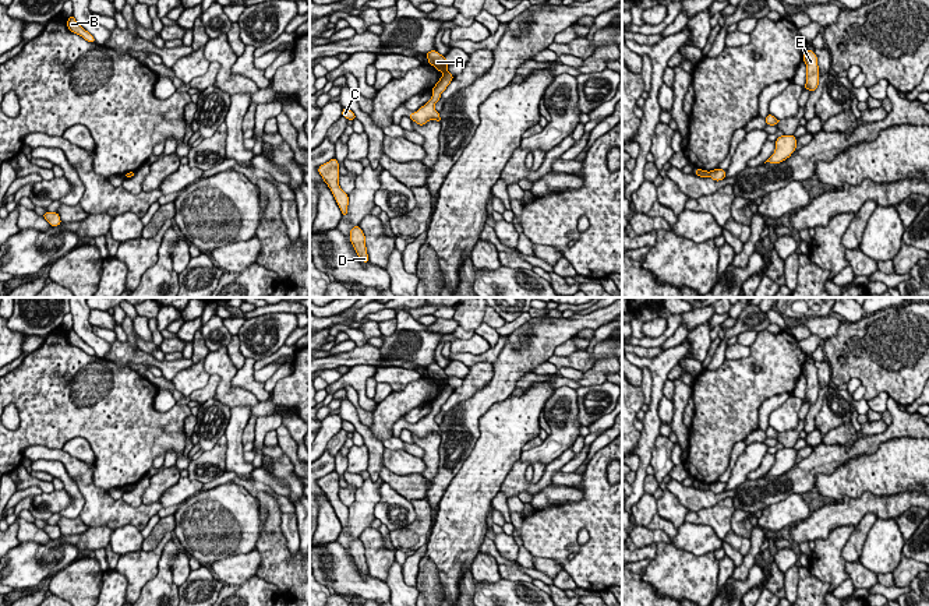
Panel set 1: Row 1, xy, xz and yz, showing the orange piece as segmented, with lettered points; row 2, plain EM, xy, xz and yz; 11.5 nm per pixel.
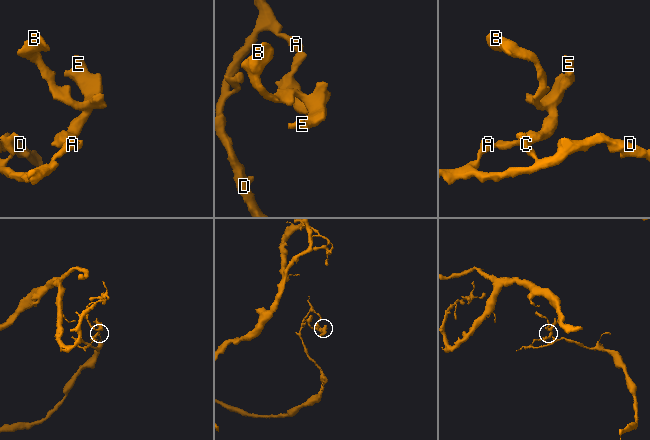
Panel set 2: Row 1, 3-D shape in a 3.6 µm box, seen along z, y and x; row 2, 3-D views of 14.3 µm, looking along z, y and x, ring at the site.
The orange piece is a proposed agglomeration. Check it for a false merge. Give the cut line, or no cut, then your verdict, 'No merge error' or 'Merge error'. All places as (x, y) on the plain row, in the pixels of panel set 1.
Split along xz (447, 383), (444, 386). Merge error

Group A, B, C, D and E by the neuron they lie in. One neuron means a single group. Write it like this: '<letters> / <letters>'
A C D / B E

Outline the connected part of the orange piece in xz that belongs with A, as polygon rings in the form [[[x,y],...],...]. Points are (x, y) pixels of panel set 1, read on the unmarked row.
[[[431,363],[425,369],[430,378],[434,378],[441,385],[448,384],[448,374],[445,369],[439,367],[437,363]]]

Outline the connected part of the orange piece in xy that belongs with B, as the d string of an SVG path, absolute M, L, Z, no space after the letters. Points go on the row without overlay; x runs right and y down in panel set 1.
M73 328L68 330L67 339L68 339L68 342L70 342L73 346L77 346L77 348L82 349L85 353L88 353L88 355L91 355L91 356L95 356L95 350L93 350L88 343L85 343L85 342L75 334L75 331L74 331Z

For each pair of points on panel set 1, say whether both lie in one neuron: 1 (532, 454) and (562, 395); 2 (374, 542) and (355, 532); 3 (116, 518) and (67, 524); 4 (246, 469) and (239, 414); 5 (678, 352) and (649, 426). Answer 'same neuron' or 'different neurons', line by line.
1: same neuron
2: different neurons
3: different neurons
4: same neuron
5: same neuron

